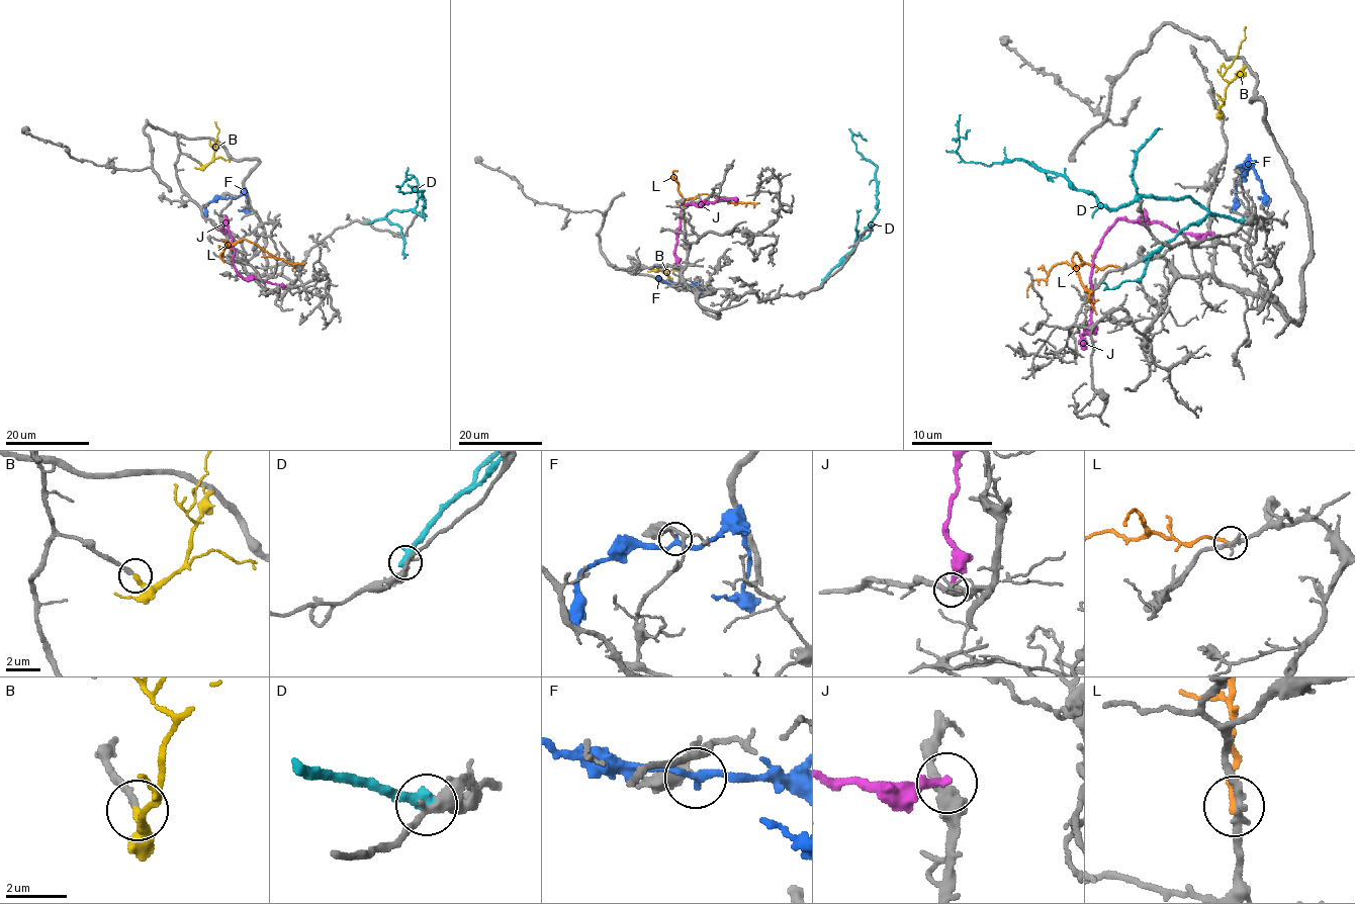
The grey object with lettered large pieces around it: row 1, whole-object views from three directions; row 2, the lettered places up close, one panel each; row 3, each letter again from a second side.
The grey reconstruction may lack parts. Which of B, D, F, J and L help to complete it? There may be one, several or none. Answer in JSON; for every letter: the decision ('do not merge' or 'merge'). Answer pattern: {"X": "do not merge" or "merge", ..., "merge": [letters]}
{"B": "merge", "D": "do not merge", "F": "do not merge", "J": "do not merge", "L": "do not merge", "merge": ["B"]}

